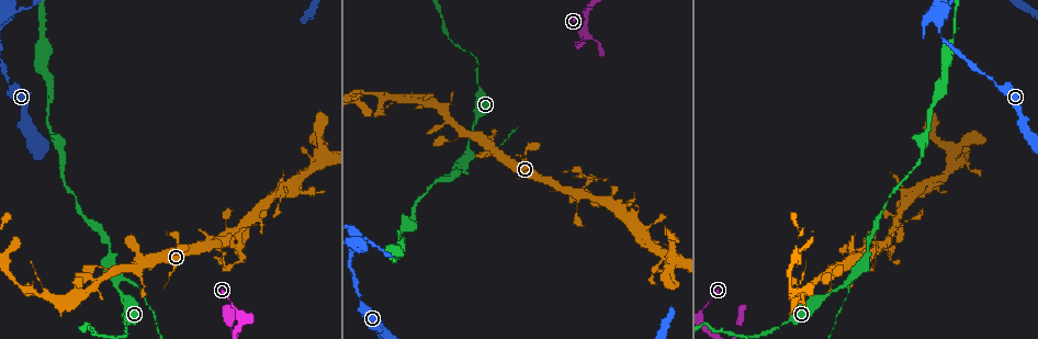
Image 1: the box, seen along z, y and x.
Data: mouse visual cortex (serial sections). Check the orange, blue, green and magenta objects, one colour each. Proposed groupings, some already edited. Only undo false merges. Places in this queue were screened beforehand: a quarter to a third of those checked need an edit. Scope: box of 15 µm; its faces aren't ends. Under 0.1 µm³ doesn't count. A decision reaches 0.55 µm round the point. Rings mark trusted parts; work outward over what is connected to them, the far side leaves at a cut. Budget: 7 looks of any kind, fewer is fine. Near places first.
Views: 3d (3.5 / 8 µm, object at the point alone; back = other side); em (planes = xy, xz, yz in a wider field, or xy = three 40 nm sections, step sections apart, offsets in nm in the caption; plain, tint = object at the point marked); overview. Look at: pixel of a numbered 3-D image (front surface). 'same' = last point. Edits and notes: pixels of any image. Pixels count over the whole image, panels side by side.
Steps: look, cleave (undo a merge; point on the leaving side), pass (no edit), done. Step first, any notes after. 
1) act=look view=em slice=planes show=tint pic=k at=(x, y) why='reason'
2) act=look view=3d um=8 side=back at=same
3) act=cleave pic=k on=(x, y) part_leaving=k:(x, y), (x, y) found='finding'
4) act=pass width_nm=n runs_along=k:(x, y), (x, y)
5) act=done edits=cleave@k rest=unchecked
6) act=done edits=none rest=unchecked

act=look view=3d um=3.5 side=back pic=1 at=(589, 180) why='sharp bend'

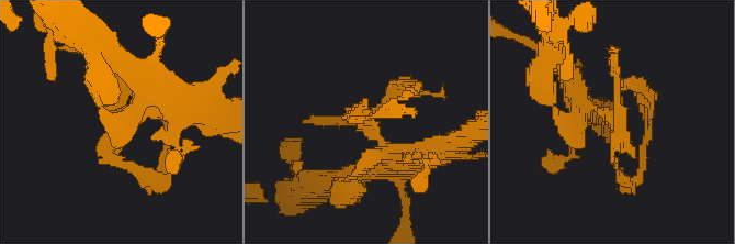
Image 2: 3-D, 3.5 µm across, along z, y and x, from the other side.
act=look view=em slice=xy step=3 show=tint pic=2 at=(616, 119)

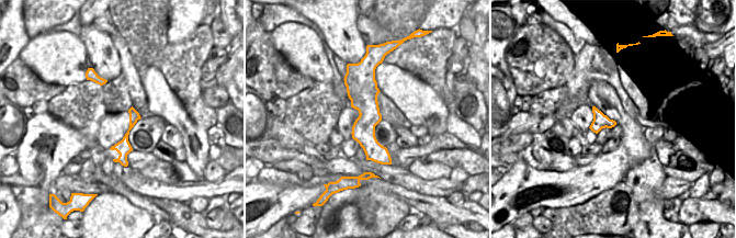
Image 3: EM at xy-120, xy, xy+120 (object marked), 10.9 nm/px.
act=cleave pic=2 on=(624, 84) width_nm=280 part_leaving=2:(597, 108), (614, 118), (620, 85), (645, 95) found='a second cell is stuck on'

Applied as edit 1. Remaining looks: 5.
act=look view=3d um=3.5 pic=1 at=(736, 333) why='sharp bend'

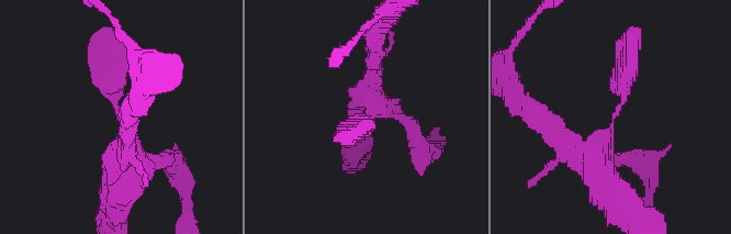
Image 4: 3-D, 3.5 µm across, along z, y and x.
act=look view=em slice=xy step=2 show=tint pic=4 at=(370, 117) why='need the tissue'

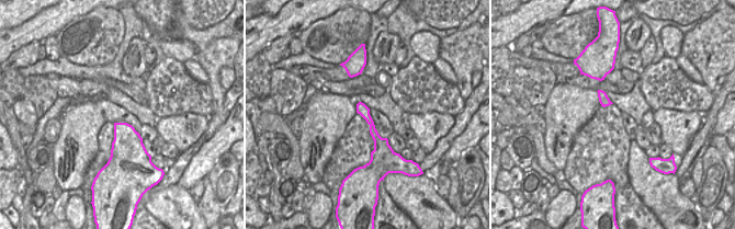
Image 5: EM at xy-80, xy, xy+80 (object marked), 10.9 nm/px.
act=pass runs_along=4:(568, 141), (591, 154), (607, 133), (632, 49) found='all the same cell'

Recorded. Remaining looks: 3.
act=look view=3d um=3.5 side=back pic=1 at=(849, 287) why='sudden change in width'

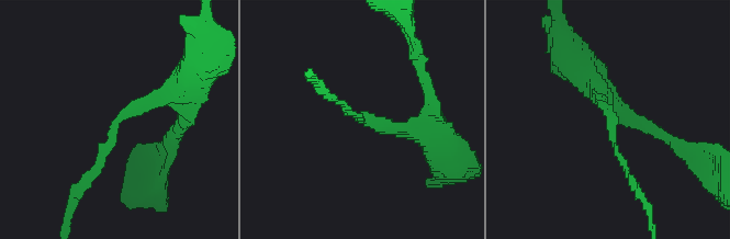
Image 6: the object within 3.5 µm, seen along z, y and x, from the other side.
act=look view=em slice=xy step=5 show=tint pic=6 at=(608, 111) why='need the tissue'

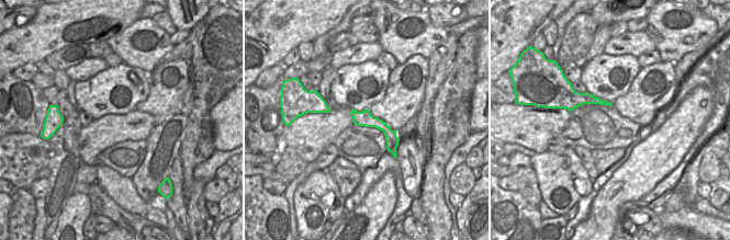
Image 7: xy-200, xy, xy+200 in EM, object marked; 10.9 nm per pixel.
act=pass arm_widths_nm=100,300 runs_along=6:(433, 114), (402, 128), (341, 103) found='all the same cell'

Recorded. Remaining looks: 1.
act=done edits=cleave@2 rest=unchecked

